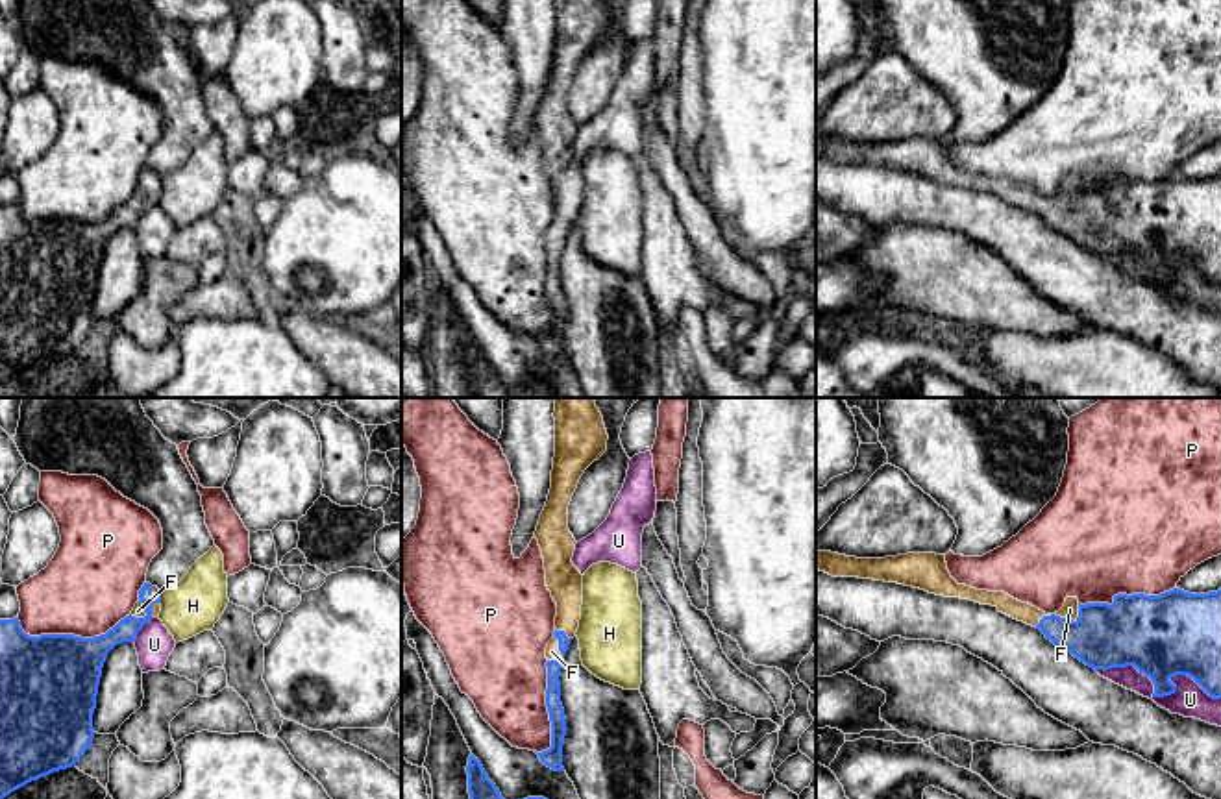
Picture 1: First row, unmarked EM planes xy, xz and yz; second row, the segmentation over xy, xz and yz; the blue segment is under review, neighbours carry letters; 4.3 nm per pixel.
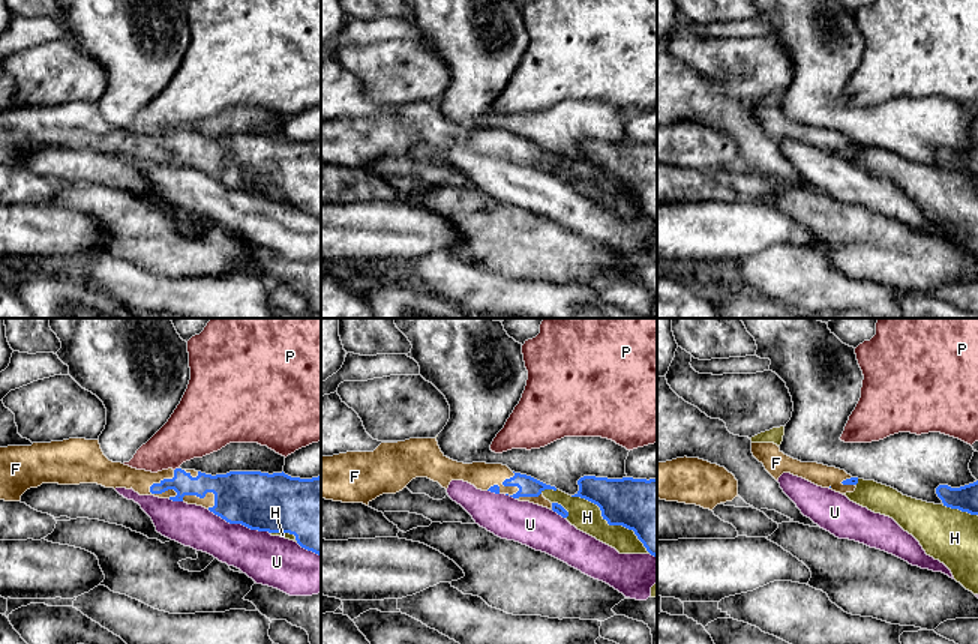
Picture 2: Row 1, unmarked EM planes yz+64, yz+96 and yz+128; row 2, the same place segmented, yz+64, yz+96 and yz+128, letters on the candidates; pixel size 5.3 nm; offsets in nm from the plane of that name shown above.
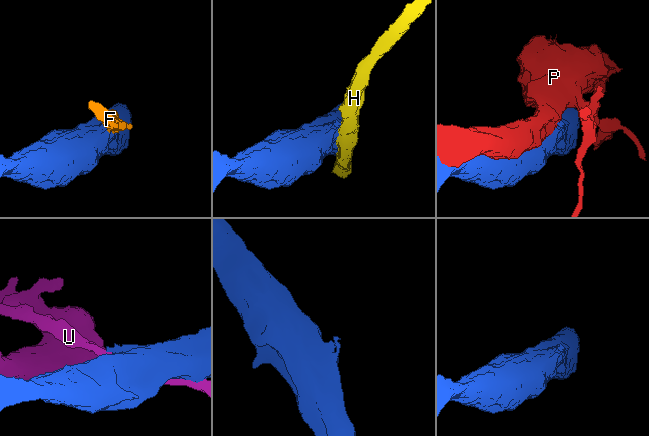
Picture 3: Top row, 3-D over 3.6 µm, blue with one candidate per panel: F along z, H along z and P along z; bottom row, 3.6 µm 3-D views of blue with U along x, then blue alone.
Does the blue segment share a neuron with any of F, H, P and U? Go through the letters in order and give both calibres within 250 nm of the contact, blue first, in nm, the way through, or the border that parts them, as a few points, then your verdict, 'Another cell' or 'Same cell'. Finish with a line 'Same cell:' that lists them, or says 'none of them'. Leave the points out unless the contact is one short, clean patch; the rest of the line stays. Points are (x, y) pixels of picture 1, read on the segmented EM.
F: Thickness 280 nm (blue) against 70 nm. Path across: yz (1127, 633), (1090, 633), (1072, 620), (1070, 609). Same cell
H: Thickness 100 nm (blue) against 240 nm. Another cell
P: Thickness 420 nm (blue) against 400 nm. Another cell
U: Thickness 340 nm (blue) against 150 nm. Another cell
Same cell: F

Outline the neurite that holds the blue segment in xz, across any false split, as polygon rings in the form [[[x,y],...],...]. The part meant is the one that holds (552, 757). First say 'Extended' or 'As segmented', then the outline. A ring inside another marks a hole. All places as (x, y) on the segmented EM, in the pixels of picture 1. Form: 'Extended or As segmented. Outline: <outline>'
Extended. Outline: [[[555,398],[553,418],[551,488],[535,531],[544,559],[546,586],[557,603],[555,633],[546,647],[551,747],[536,755],[544,766],[564,771],[566,718],[559,677],[570,640],[579,629],[583,605],[583,575],[572,562],[577,542],[568,529],[568,505],[585,470],[607,451],[609,435],[594,398]]]

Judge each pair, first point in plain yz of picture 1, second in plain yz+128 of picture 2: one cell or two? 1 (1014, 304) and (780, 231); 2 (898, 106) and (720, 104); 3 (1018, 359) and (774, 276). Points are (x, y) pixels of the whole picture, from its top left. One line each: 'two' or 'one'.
1: two
2: two
3: one

